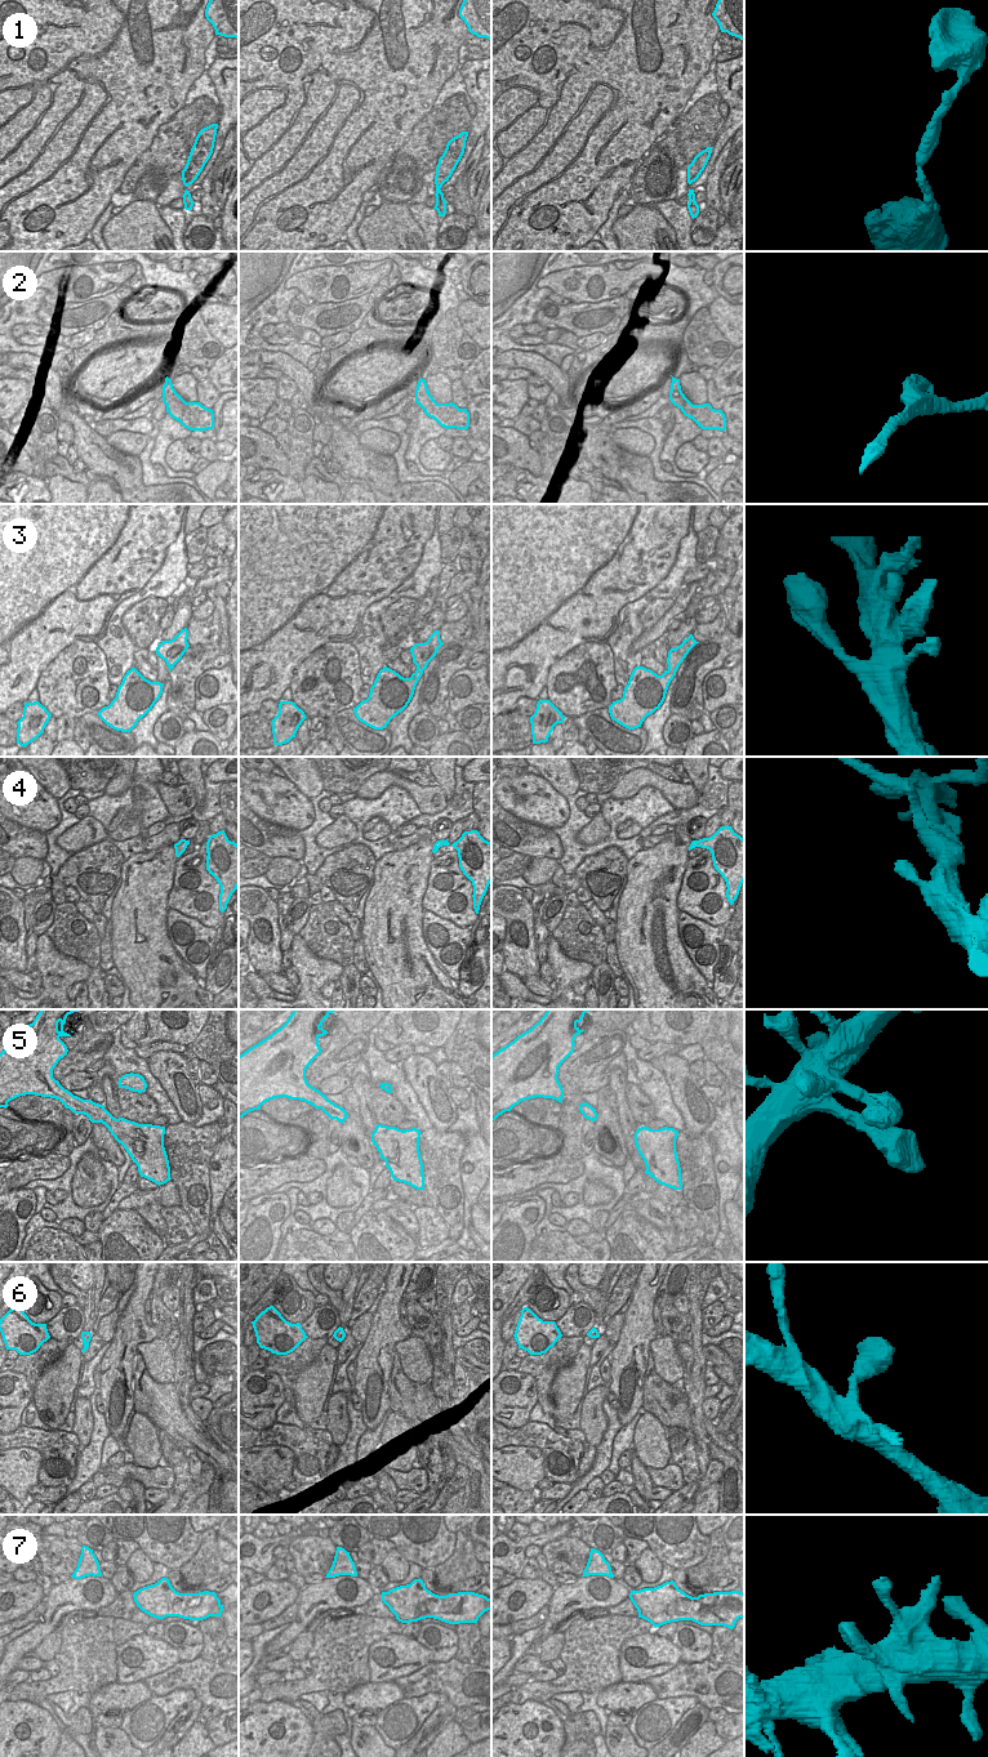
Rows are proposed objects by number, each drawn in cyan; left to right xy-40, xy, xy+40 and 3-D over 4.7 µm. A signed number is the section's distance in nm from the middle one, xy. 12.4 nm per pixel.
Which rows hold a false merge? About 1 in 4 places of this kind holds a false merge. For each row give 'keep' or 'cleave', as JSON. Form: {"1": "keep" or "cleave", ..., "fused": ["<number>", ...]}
{"1": "keep", "2": "cleave", "3": "keep", "4": "keep", "5": "keep", "6": "keep", "7": "keep", "fused": ["2"]}

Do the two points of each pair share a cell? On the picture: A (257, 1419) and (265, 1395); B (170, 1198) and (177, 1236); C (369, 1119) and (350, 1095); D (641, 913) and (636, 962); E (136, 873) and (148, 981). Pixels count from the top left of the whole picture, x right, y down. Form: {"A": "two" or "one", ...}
{"A": "one", "B": "two", "C": "two", "D": "one", "E": "one"}

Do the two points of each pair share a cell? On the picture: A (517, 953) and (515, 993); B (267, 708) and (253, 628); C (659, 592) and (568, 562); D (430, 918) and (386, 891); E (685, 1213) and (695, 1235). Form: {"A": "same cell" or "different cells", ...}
{"A": "different cells", "B": "different cells", "C": "different cells", "D": "different cells", "E": "same cell"}

